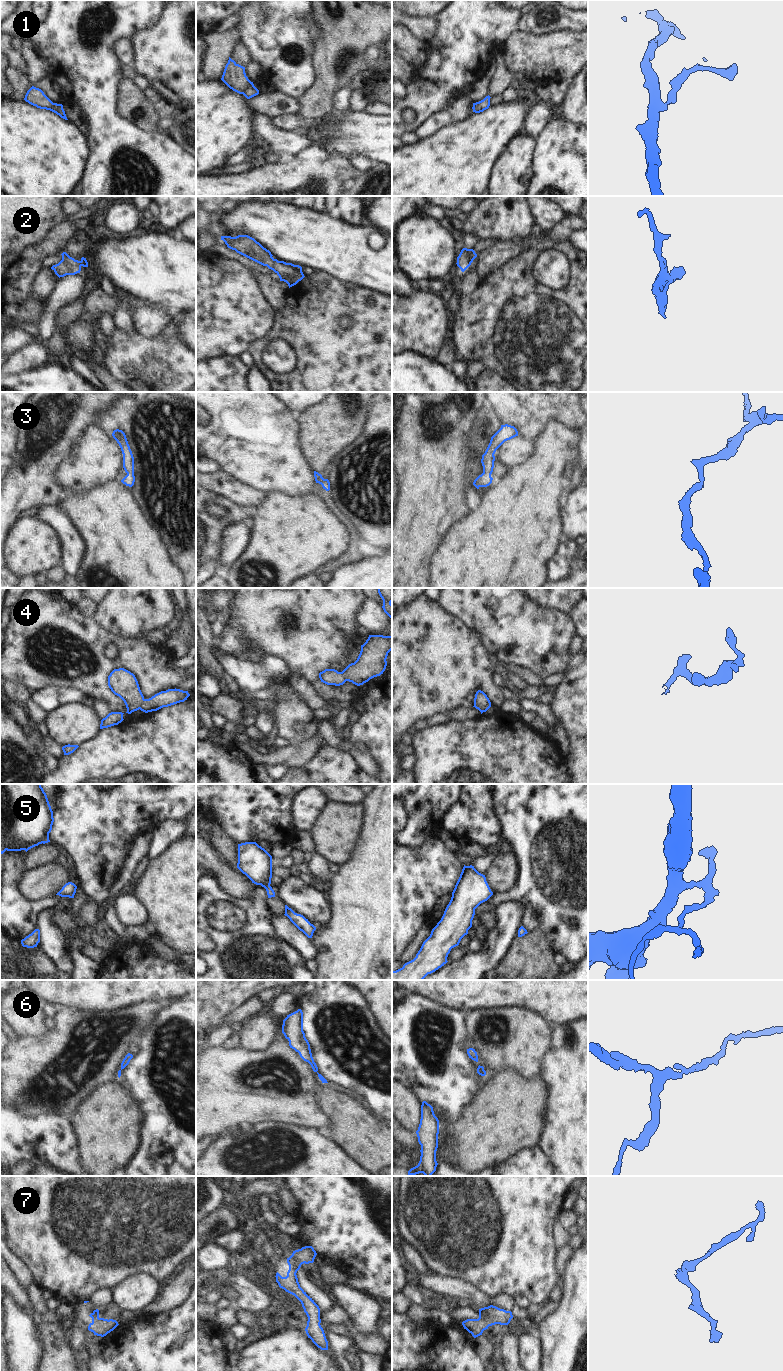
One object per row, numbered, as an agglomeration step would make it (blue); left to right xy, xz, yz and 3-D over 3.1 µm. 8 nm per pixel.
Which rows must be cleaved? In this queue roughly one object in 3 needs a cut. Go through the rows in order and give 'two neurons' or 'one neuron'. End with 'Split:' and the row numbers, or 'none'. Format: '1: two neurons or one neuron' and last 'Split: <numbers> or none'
1: two neurons
2: one neuron
3: one neuron
4: one neuron
5: one neuron
6: one neuron
7: one neuron
Split: 1

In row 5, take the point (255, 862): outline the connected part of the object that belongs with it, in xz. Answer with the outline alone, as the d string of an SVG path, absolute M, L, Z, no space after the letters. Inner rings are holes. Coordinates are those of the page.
M256 842L238 844L237 868L252 883L261 885L267 891L268 898L275 897L270 886L272 878L272 856Z

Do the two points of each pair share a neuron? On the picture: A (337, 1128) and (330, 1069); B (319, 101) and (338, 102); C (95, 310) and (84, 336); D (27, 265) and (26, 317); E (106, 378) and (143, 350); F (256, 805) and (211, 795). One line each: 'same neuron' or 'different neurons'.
A: different neurons
B: different neurons
C: same neuron
D: same neuron
E: different neurons
F: same neuron

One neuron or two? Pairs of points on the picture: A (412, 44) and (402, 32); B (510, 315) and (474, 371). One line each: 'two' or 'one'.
A: one
B: two

